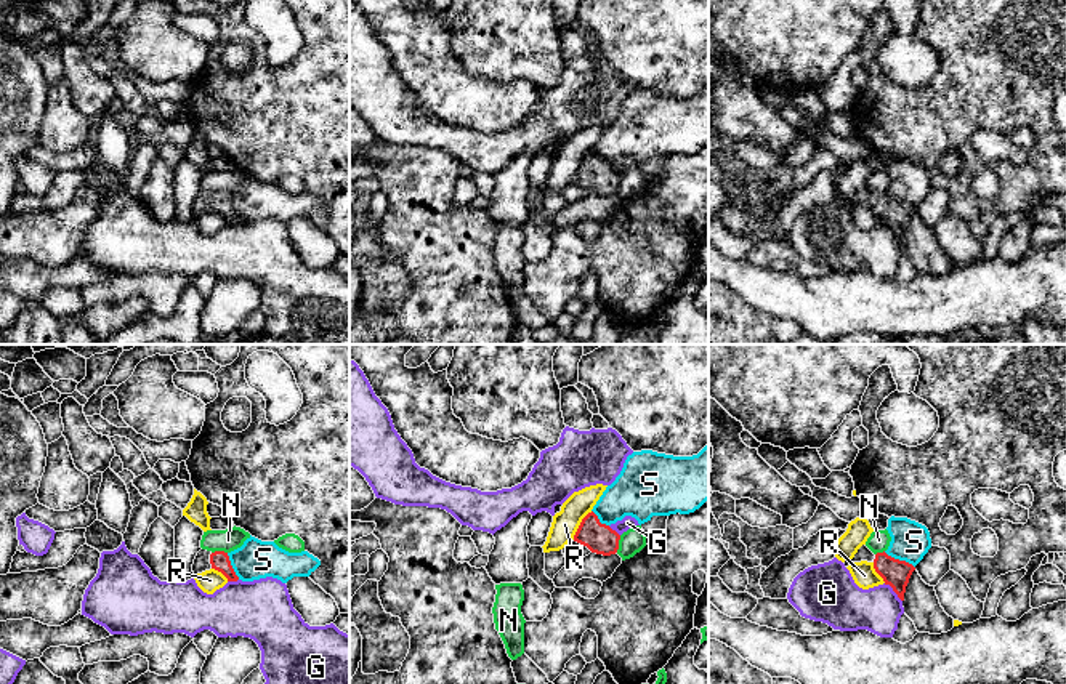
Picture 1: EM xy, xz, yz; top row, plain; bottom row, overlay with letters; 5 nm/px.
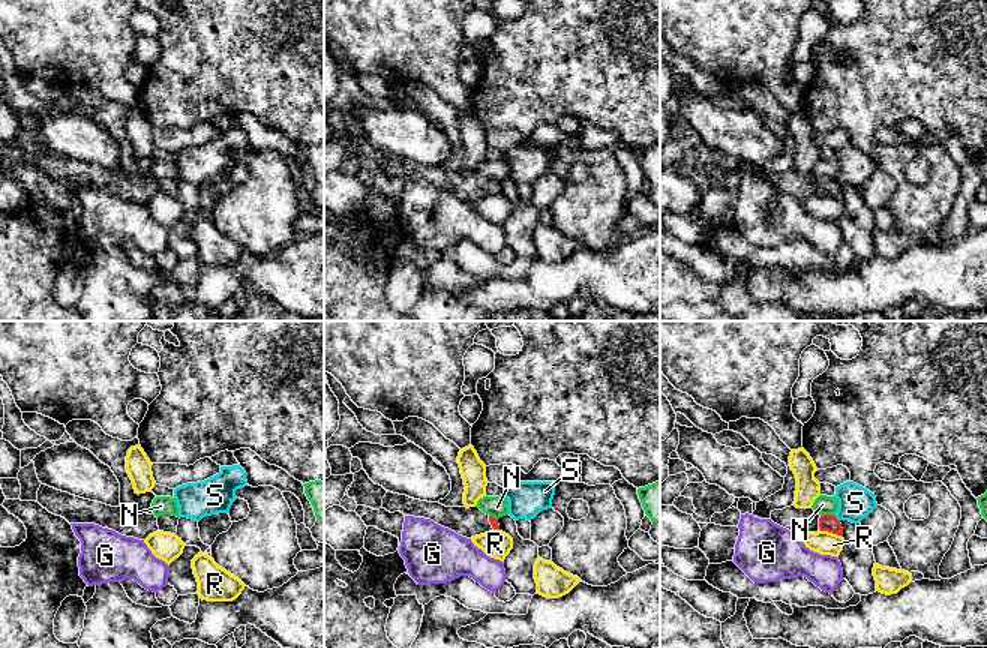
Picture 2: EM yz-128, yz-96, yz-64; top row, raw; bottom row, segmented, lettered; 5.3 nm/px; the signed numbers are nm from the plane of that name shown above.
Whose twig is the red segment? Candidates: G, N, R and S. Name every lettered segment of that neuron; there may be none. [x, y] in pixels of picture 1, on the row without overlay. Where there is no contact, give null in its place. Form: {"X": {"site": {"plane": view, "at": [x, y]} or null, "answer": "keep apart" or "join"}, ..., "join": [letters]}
{"G": {"site": {"plane": "yz", "at": [893, 231]}, "answer": "keep apart"}, "N": {"site": {"plane": "xz", "at": [617, 185]}, "answer": "keep apart"}, "R": {"site": {"plane": "xz", "at": [581, 165]}, "answer": "keep apart"}, "S": {"site": {"plane": "yz", "at": [898, 201]}, "answer": "keep apart"}, "join": []}

